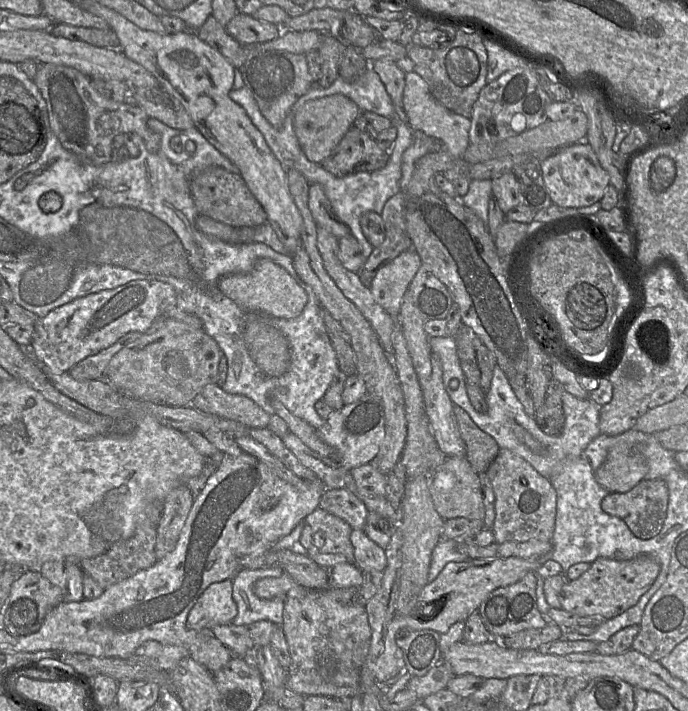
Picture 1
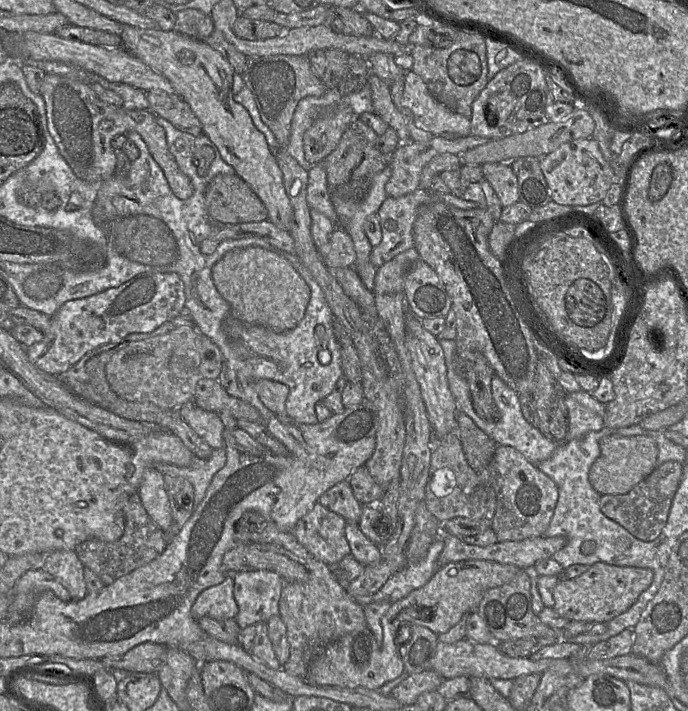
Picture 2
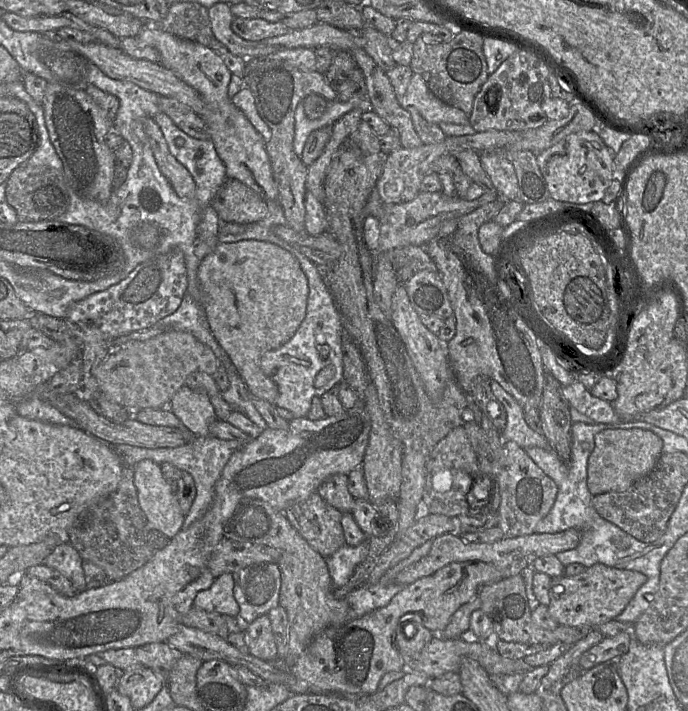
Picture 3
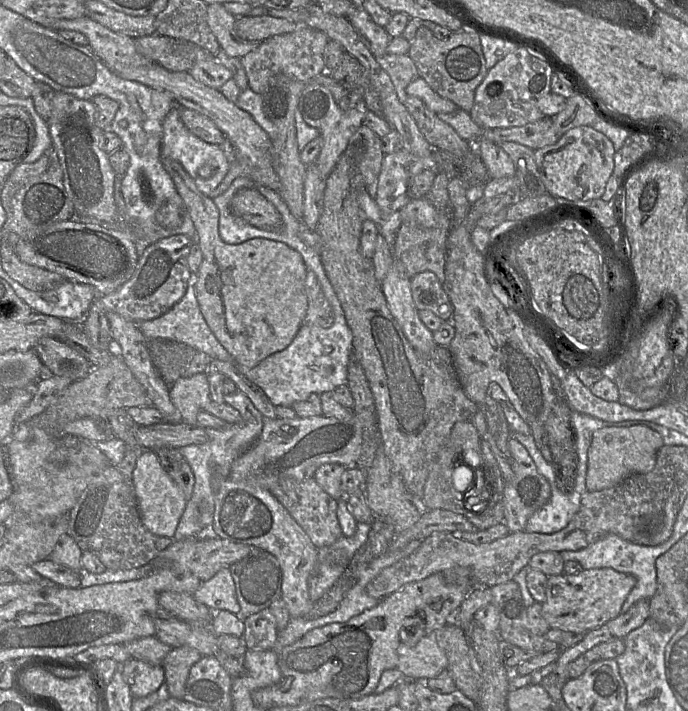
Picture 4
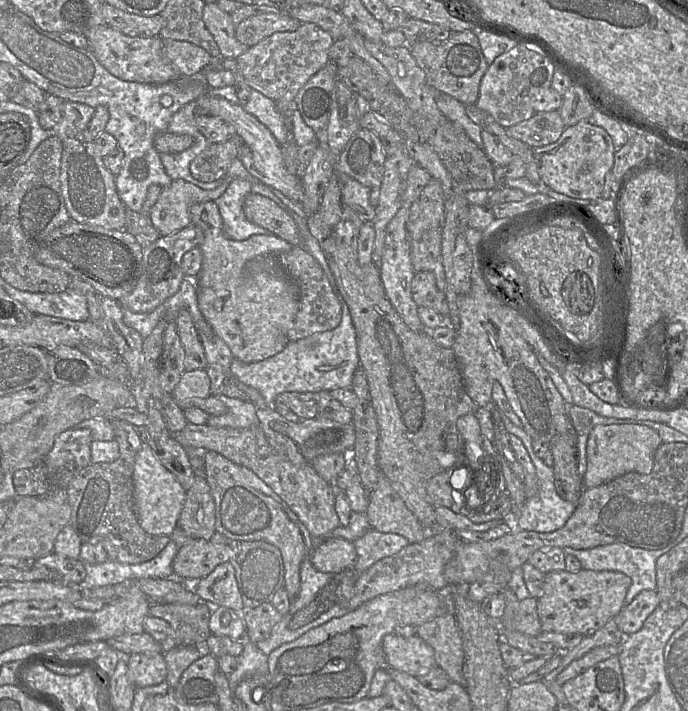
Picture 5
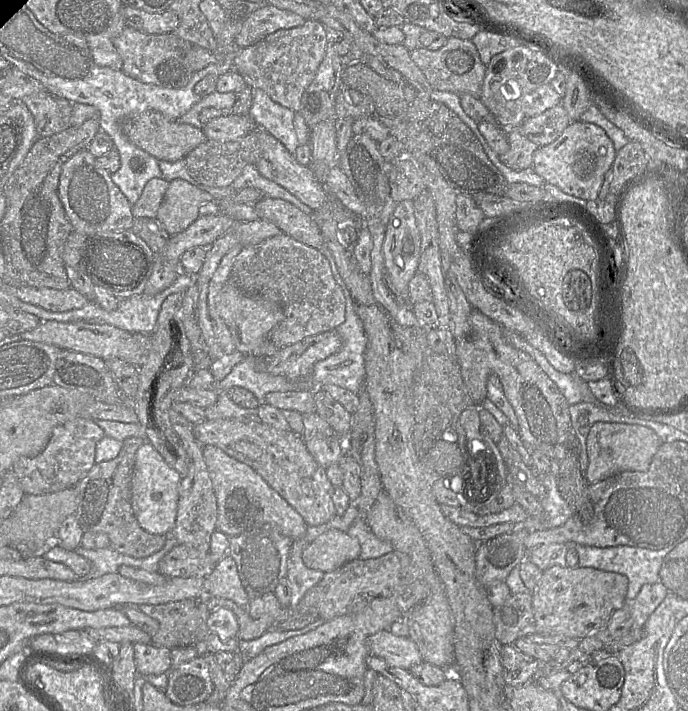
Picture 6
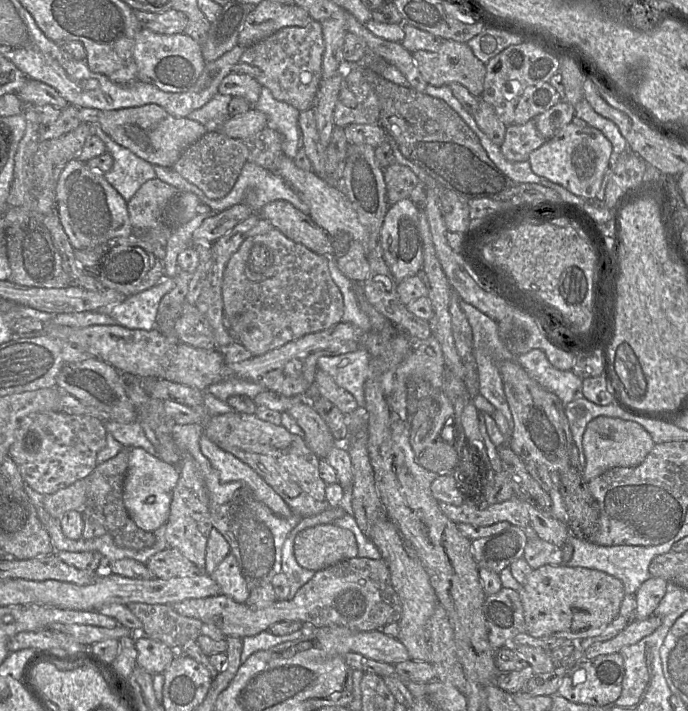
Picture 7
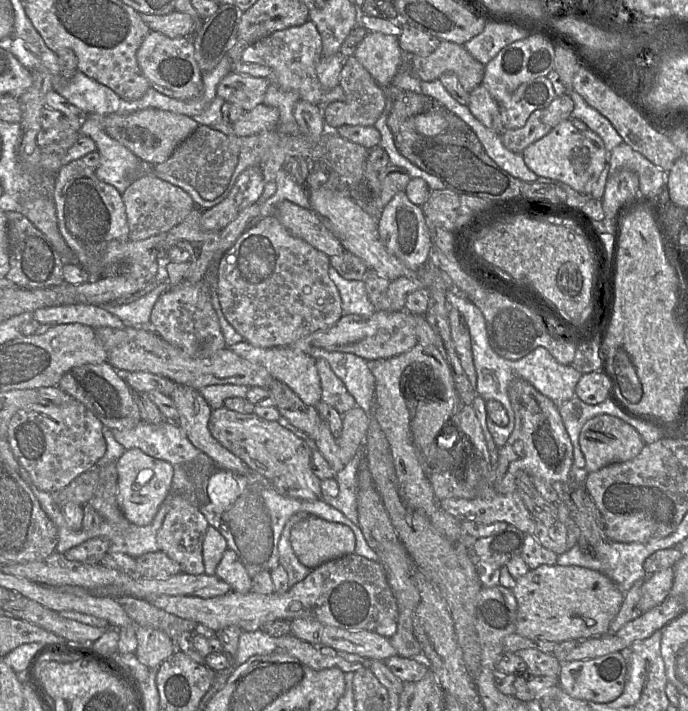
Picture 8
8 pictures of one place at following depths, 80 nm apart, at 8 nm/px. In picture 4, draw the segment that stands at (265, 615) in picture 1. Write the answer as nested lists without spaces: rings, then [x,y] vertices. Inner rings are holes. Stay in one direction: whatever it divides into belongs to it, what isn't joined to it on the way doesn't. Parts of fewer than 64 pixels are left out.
[[[254,548],[247,557],[232,564],[229,569],[235,583],[236,596],[241,609],[237,616],[241,617],[243,620],[252,614],[268,608],[273,601],[281,597],[282,570],[279,561],[271,553]]]

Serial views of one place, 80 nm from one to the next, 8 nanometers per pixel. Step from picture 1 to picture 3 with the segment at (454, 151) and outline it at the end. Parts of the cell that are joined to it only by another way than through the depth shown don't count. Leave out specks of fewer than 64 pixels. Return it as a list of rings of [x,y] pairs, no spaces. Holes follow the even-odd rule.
[[[414,73],[405,93],[406,103],[415,107],[428,122],[467,125],[469,116],[437,98],[419,74]]]

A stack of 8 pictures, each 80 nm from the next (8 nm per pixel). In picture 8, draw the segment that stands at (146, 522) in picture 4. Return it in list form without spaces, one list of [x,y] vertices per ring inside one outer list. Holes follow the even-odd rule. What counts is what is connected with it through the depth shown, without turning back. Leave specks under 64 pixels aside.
[[[139,448],[126,449],[116,461],[118,472],[117,503],[124,516],[137,526],[146,526],[154,519],[160,505],[167,497],[173,466],[164,460],[153,458]]]

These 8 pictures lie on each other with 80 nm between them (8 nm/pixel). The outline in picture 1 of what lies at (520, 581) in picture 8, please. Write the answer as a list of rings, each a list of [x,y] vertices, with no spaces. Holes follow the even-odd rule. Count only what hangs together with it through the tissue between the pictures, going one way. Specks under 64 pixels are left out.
[[[650,555],[619,561],[598,558],[578,579],[567,581],[559,593],[561,609],[580,617],[612,619],[635,606],[660,573],[659,562]]]

